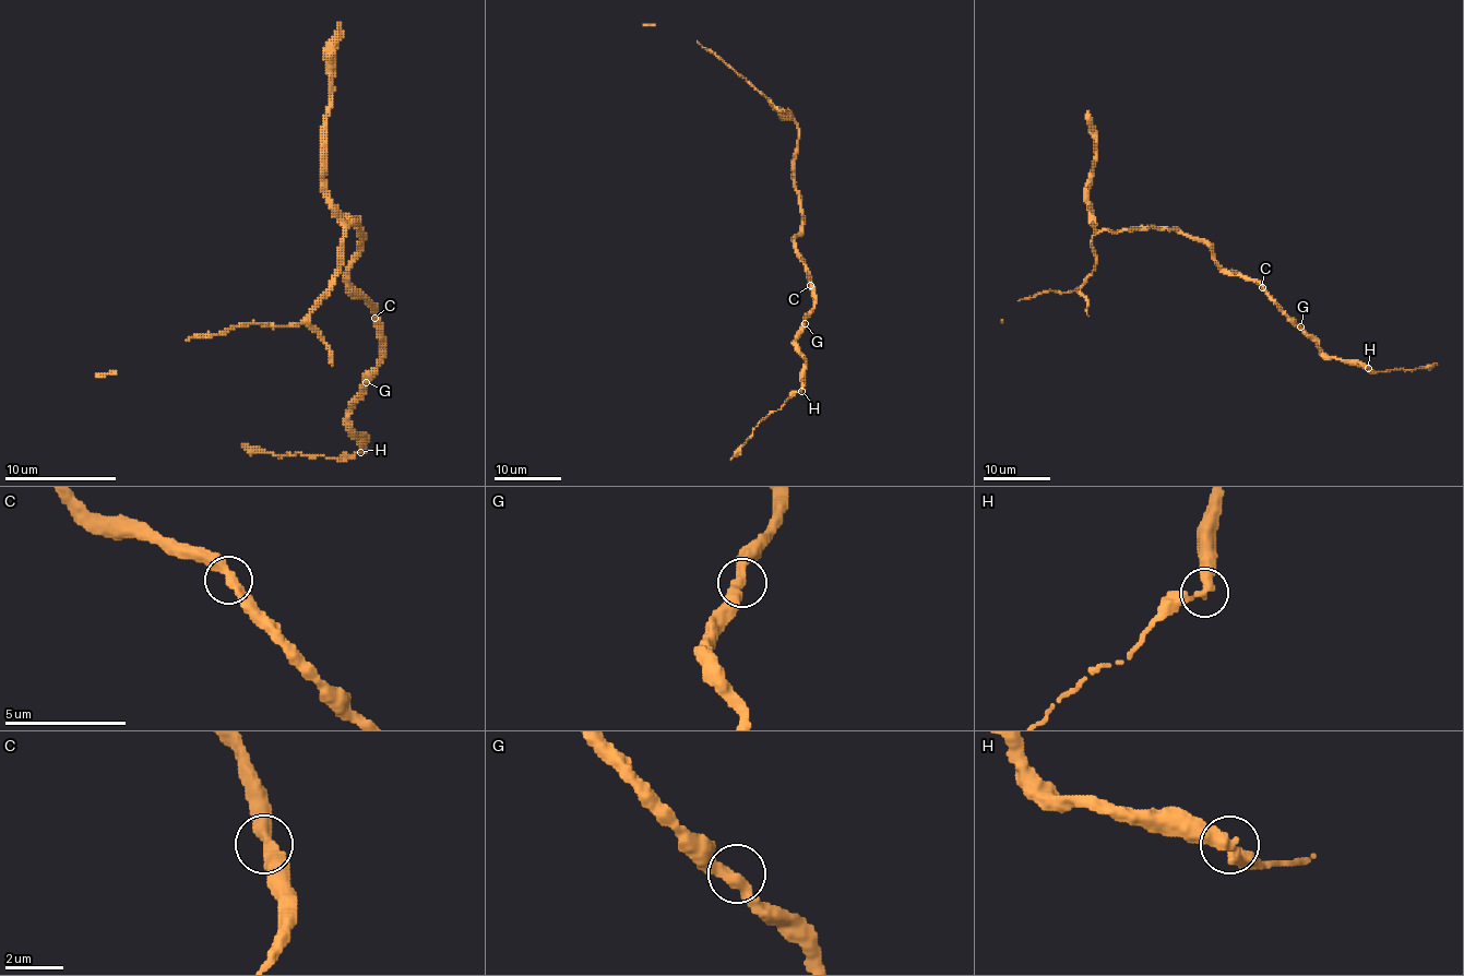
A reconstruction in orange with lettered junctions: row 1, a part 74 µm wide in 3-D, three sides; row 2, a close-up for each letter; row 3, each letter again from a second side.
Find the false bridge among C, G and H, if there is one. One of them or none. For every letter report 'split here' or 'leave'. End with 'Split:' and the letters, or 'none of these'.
C: leave
G: leave
H: split here
Split: H

